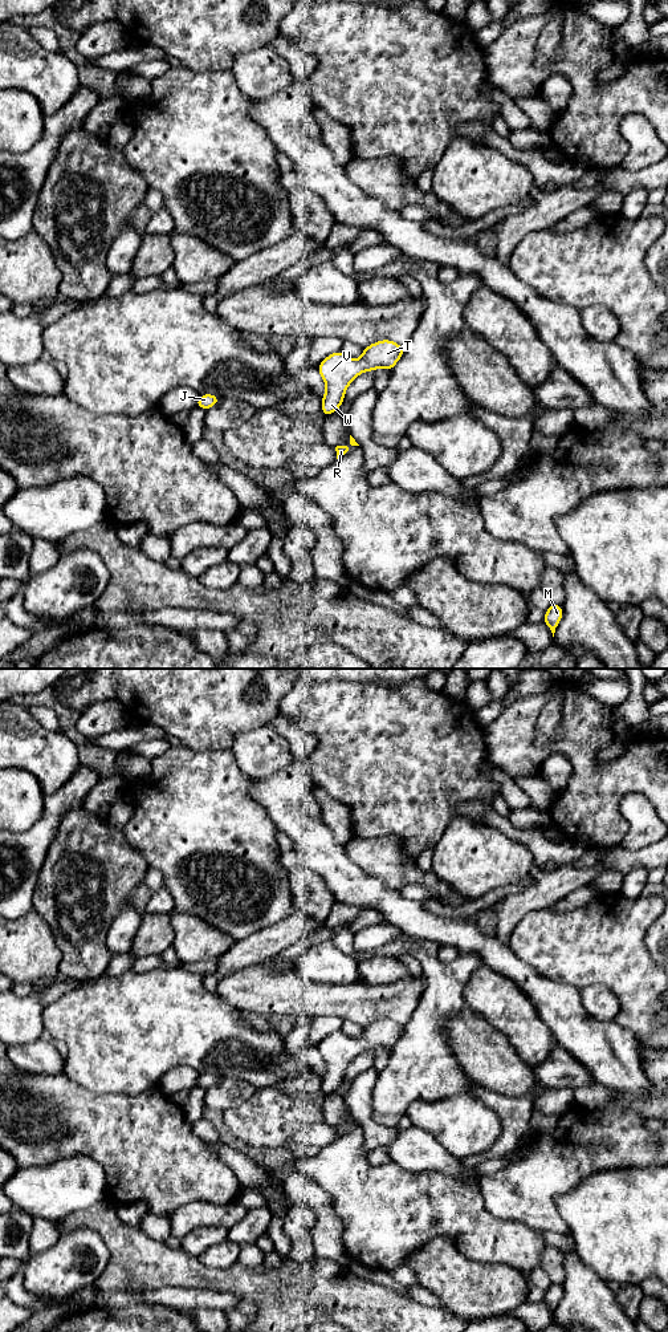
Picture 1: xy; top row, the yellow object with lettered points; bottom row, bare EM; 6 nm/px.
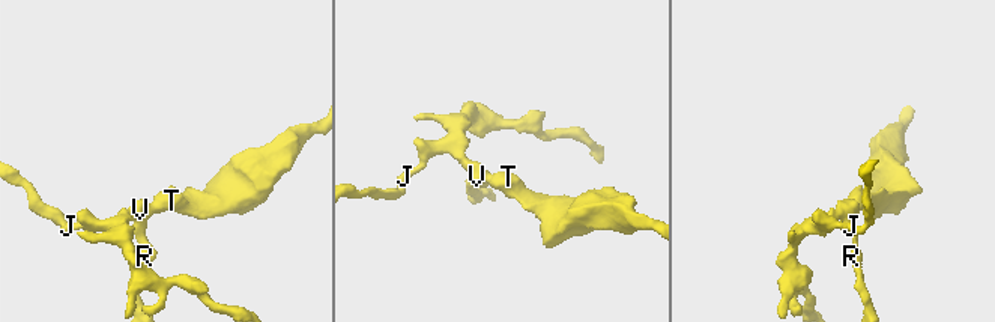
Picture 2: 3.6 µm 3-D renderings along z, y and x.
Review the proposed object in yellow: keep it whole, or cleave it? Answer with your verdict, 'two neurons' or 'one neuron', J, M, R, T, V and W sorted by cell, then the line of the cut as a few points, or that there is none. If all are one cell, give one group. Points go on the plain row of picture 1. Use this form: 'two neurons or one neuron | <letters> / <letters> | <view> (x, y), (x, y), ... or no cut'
one neuron | J M R T V W | no cut

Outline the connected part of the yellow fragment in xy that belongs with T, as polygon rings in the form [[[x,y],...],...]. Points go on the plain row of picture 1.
[[[382,1019],[364,1027],[358,1039],[346,1036],[341,1030],[323,1037],[317,1045],[326,1063],[322,1095],[333,1093],[341,1087],[346,1068],[361,1052],[376,1048],[392,1049],[402,1037],[404,1027],[391,1019]]]

